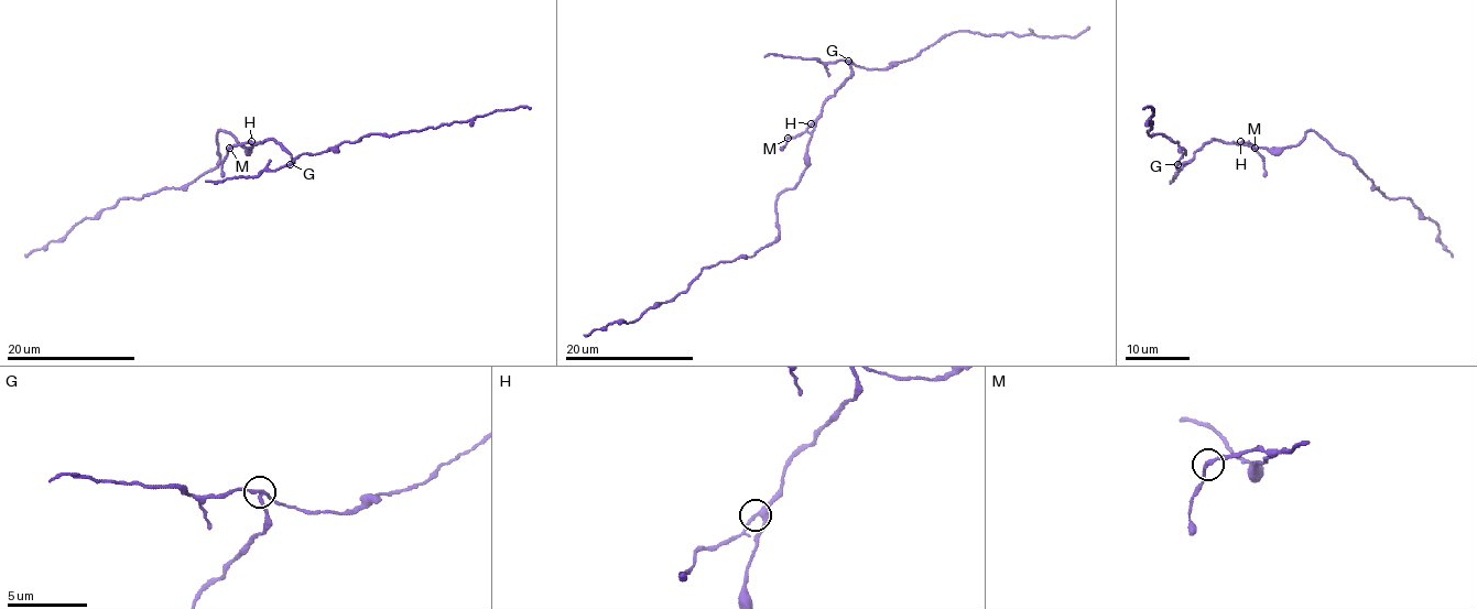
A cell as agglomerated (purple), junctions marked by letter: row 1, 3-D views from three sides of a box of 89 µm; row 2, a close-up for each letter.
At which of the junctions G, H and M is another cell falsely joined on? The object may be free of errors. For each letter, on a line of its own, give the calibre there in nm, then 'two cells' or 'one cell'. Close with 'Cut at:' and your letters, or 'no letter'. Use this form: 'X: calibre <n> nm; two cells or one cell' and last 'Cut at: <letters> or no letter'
G: calibre 190 nm; two cells
H: calibre 280 nm; one cell
M: calibre 200 nm; one cell
Cut at: G

